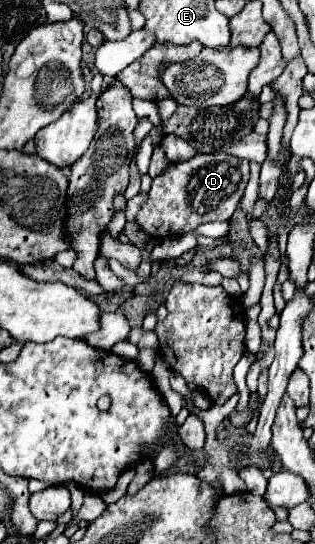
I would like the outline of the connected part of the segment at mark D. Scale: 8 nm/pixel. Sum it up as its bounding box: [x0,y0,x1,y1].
[135,152,249,238]

